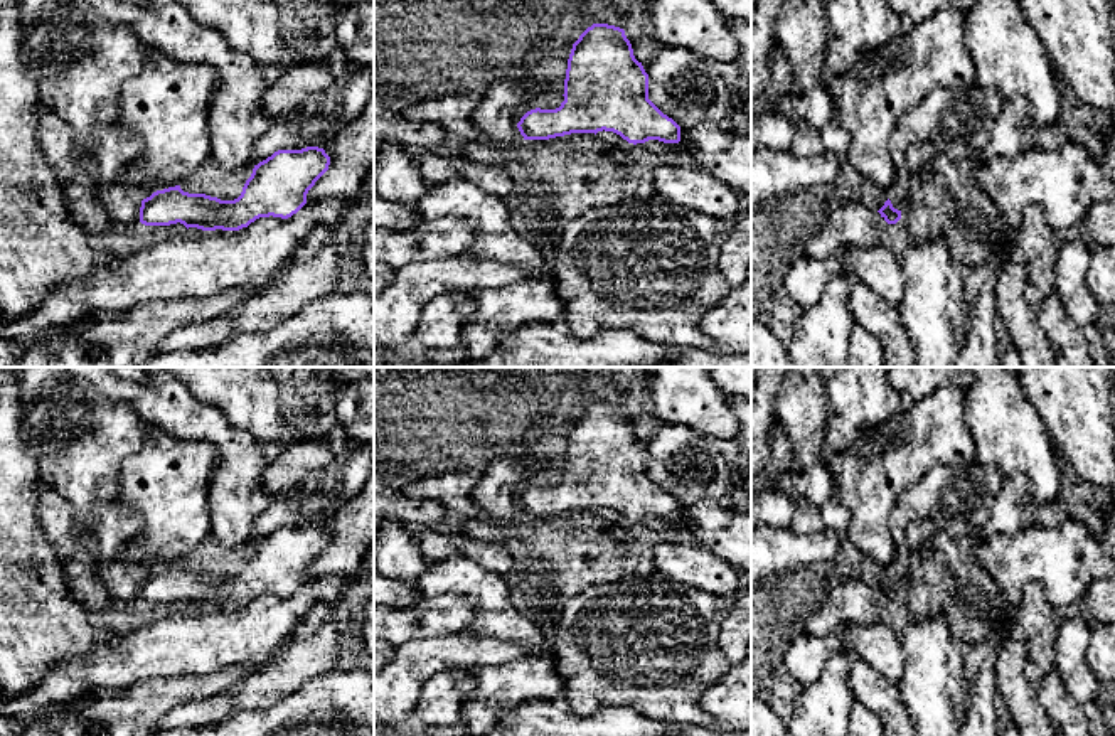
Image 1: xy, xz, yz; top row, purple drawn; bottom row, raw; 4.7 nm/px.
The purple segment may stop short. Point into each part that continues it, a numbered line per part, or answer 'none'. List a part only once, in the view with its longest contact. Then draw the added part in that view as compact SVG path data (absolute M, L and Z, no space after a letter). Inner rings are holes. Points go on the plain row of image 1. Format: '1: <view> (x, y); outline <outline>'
none

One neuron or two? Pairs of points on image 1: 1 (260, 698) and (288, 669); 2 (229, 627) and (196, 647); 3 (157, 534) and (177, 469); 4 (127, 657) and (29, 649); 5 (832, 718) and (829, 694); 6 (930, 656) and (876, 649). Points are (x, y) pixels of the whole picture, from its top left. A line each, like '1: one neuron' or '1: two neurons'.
1: one neuron
2: one neuron
3: one neuron
4: two neurons
5: one neuron
6: two neurons

